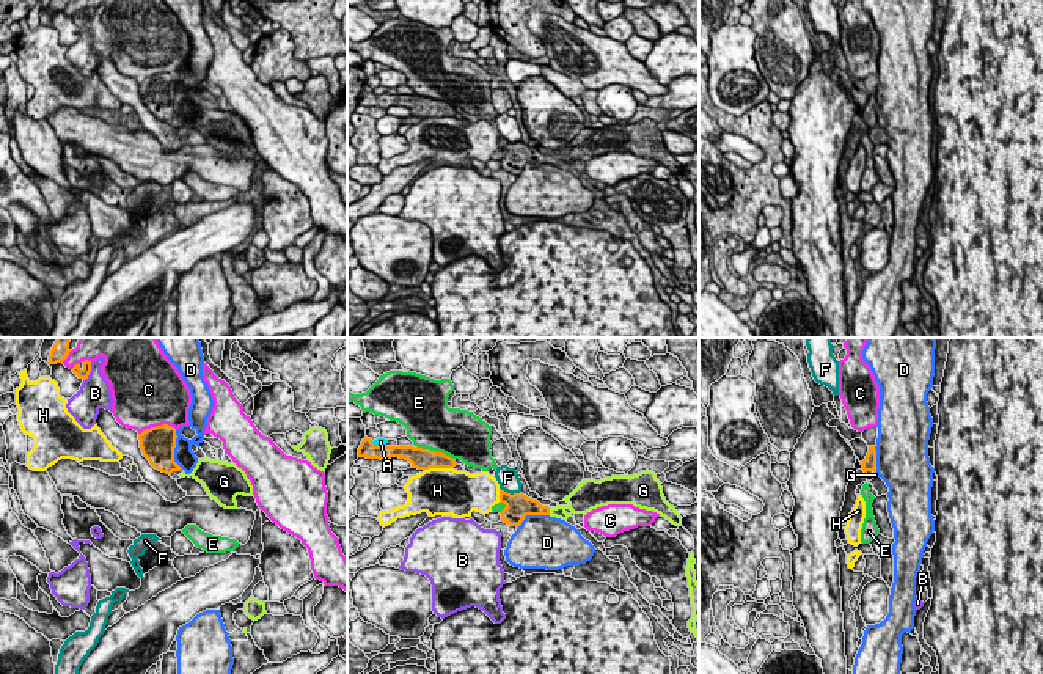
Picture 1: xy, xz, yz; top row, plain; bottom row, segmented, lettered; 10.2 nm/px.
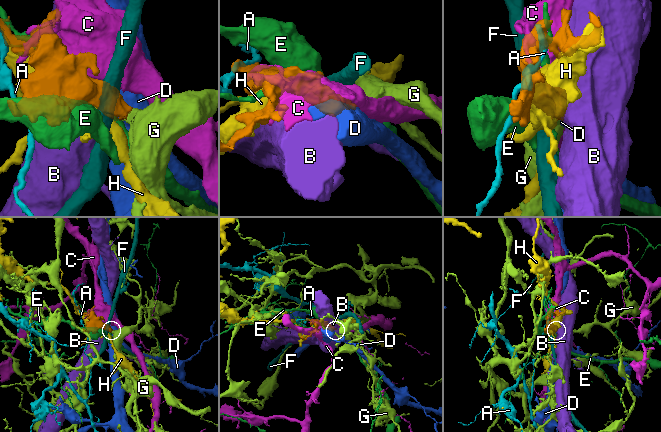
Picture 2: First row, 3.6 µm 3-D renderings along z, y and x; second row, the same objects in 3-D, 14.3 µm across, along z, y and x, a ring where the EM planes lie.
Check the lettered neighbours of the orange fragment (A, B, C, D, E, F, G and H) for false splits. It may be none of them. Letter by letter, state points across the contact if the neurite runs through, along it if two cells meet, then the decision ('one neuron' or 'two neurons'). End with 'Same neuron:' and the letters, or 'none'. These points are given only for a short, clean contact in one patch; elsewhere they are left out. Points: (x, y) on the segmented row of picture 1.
A: border along xz (371, 442), (385, 445); two neurons
B: border along xy (91, 362), (91, 371), (84, 380); two neurons
C: two neurons
D: two neurons
E: two neurons
F: two neurons
G: runs through xz (525, 506), (548, 511), (559, 511); one neuron
H: two neurons
Same neuron: G

